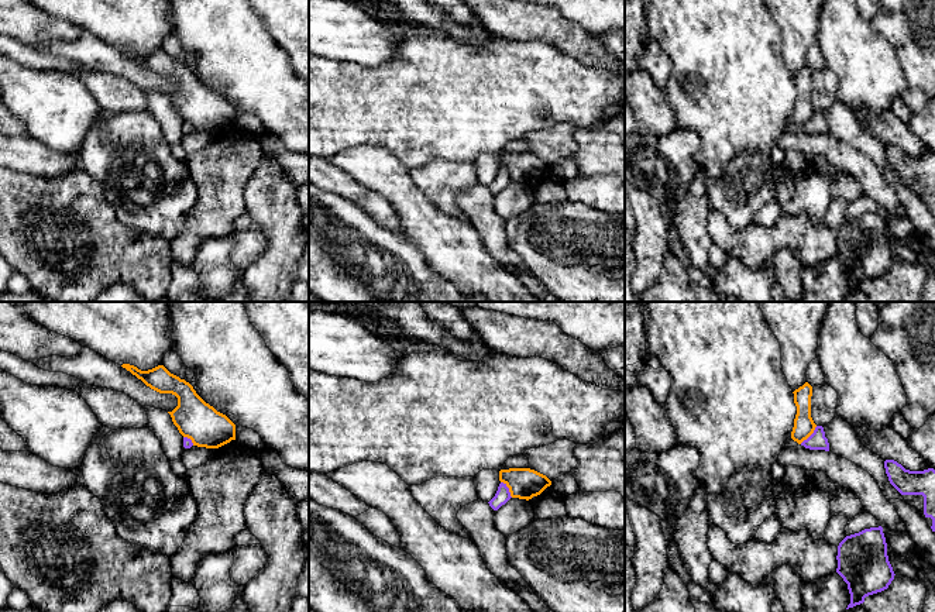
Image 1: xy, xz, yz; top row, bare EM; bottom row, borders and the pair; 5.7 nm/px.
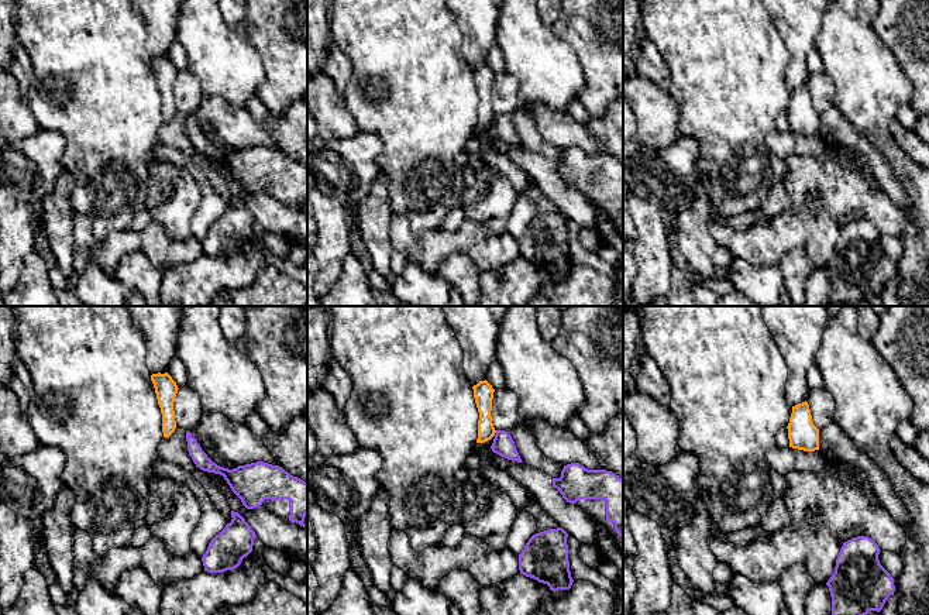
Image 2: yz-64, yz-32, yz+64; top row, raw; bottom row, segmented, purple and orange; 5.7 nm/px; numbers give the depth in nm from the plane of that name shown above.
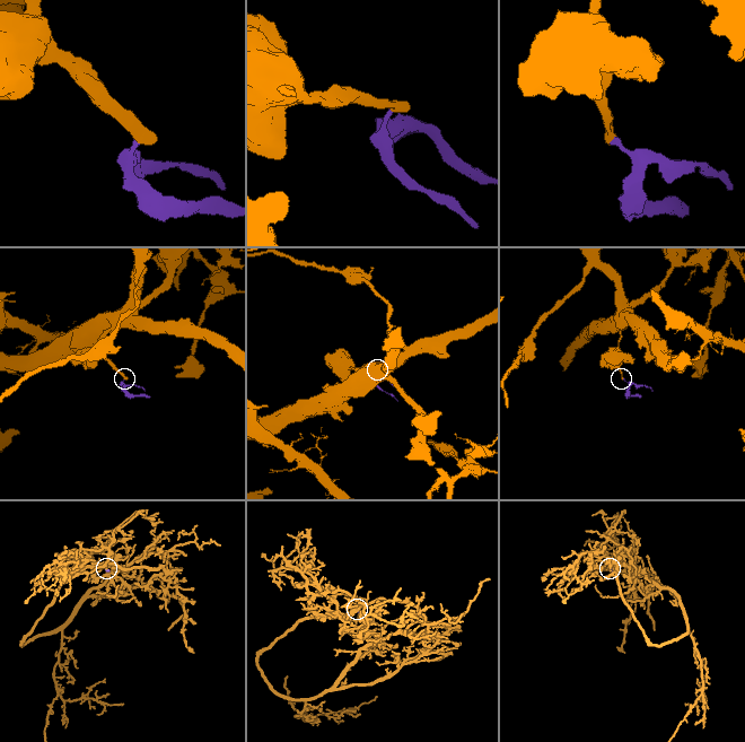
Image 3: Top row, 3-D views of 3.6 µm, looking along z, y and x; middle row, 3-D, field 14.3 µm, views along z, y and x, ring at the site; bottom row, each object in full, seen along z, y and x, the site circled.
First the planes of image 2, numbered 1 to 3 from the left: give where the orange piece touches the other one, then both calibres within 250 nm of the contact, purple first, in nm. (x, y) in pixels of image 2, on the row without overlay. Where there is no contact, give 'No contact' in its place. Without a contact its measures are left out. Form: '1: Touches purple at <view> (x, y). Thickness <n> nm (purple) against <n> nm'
1: No contact
2: No contact
3: No contact

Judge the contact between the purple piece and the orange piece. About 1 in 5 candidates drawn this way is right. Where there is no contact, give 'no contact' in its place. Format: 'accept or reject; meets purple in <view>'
reject; meets purple in yz

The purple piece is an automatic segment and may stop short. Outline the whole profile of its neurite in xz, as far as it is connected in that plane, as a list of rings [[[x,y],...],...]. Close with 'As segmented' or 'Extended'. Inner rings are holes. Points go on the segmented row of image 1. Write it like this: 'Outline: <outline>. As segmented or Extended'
Outline: [[[501,482],[495,496],[488,502],[494,510],[498,510],[502,505],[505,505],[511,499],[511,492],[506,484]]]. As segmented

